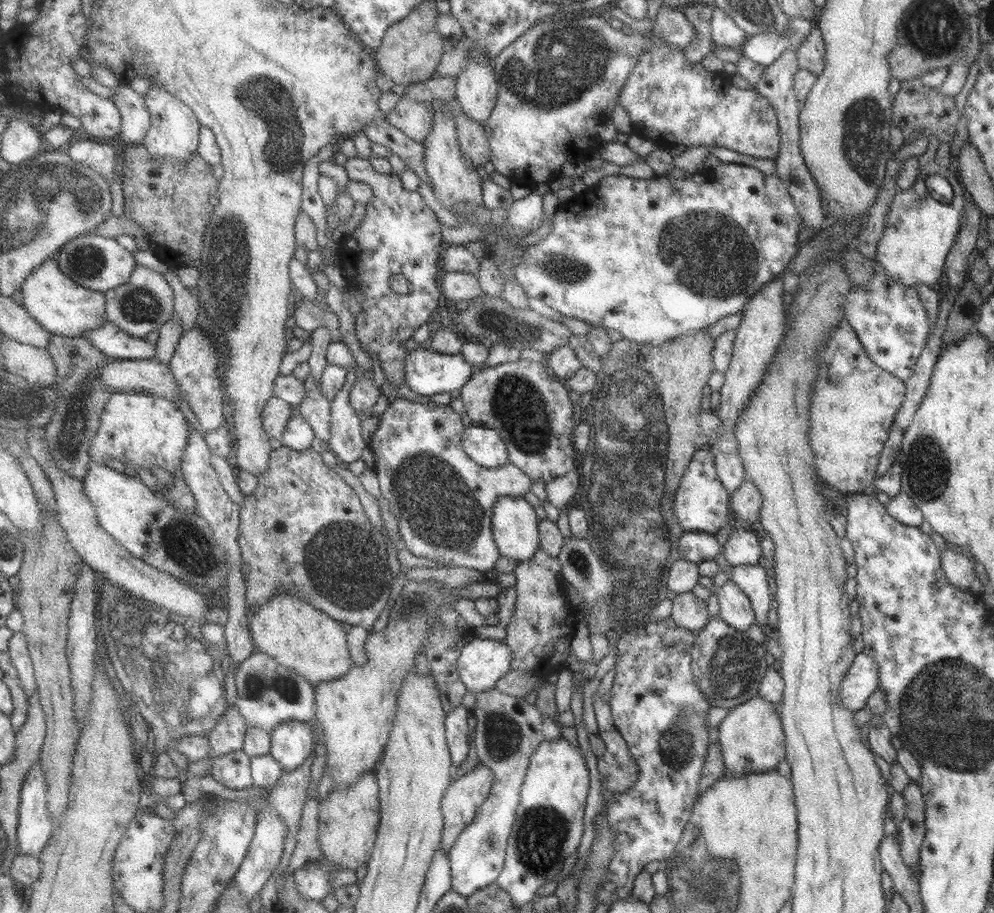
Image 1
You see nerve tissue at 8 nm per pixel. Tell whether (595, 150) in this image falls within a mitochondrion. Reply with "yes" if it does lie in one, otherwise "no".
no

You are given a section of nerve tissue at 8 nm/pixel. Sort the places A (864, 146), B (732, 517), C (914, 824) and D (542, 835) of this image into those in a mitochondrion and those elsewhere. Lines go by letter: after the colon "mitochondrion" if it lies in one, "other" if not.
A: mitochondrion
B: other
C: other
D: mitochondrion

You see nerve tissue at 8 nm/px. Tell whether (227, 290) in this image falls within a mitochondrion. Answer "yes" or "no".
yes

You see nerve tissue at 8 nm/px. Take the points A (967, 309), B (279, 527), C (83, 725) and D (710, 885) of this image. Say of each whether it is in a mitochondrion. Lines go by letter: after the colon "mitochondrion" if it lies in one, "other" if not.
A: other
B: other
C: other
D: mitochondrion

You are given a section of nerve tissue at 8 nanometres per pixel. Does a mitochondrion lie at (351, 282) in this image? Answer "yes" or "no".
no

